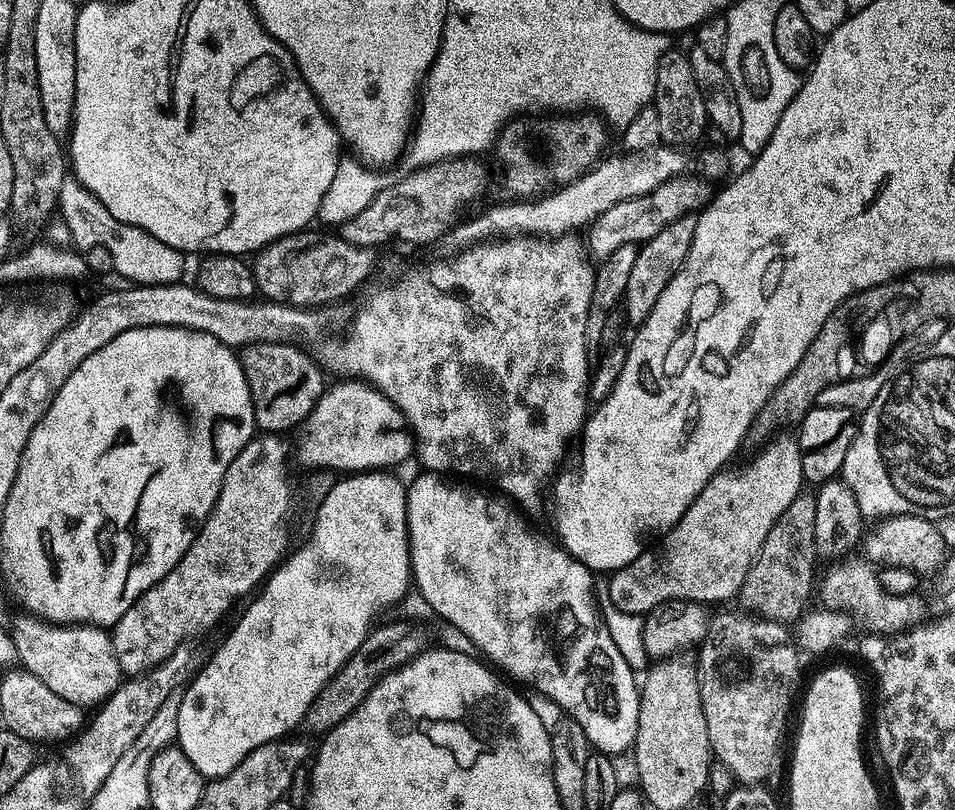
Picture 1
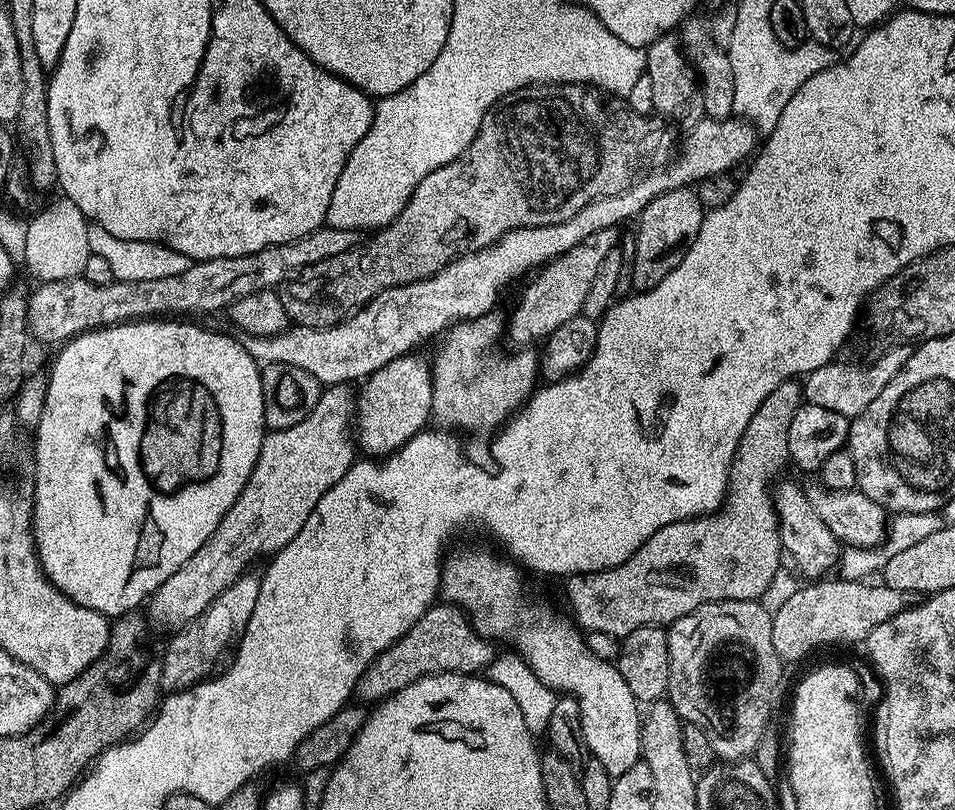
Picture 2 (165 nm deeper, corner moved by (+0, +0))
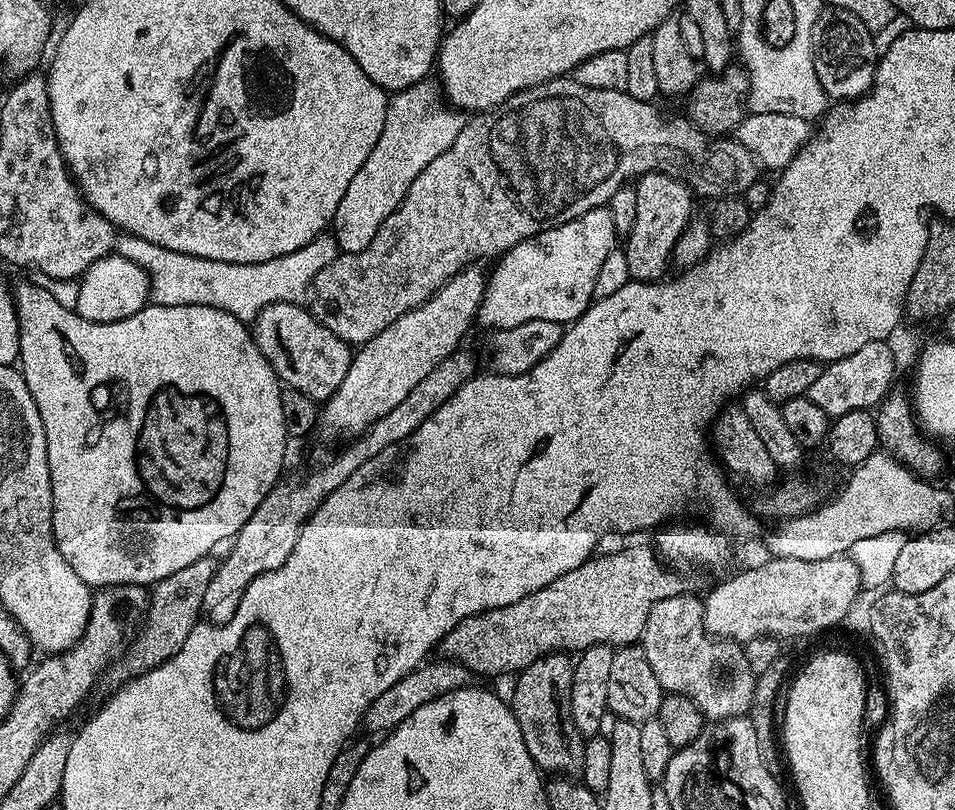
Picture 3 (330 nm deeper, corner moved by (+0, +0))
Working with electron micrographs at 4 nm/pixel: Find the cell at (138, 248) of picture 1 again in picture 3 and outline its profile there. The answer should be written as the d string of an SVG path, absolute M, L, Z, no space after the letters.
M127 234L117 235L115 255L130 258L142 270L146 270L150 282L150 300L162 306L210 306L234 314L234 318L255 322L258 314L274 302L300 304L309 295L318 270L330 266L338 255L336 237L332 234L315 236L302 250L294 254L282 254L282 258L270 258L266 262L235 264L218 262L210 258L198 258L178 250L166 250L166 246L154 246L146 238Z

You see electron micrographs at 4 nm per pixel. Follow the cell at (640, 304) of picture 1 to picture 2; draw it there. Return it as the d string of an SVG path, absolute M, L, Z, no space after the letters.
M695 187L670 190L666 194L658 194L640 211L634 224L637 250L634 261L633 289L636 292L649 292L670 270L686 258L690 246L694 246L694 238L698 238L698 230L702 230L704 203L698 198Z

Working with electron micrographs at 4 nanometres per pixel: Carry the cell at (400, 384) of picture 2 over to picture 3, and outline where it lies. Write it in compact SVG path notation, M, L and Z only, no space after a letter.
M607 207L591 208L586 214L582 214L573 220L568 220L562 226L554 226L550 230L542 230L542 234L534 234L530 238L518 242L518 246L514 246L509 252L504 253L503 256L495 261L496 269L493 272L489 271L487 273L486 283L484 285L484 297L480 303L479 327L488 328L487 330L499 330L501 328L522 326L522 322L534 322L535 320L558 322L565 326L573 323L586 311L588 305L592 303L594 299L594 282L598 282L598 270L601 268L603 260L606 259L606 254L613 252L617 244L618 237L614 230L613 219Z

